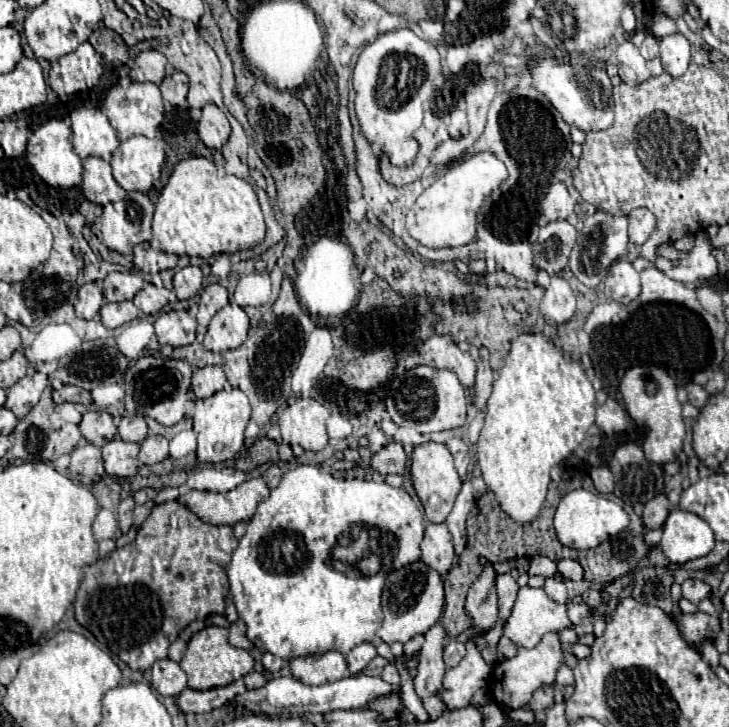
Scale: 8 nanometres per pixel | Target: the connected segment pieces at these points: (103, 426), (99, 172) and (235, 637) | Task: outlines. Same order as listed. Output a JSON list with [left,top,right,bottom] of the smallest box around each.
[[80,412,118,446],[82,158,128,206],[228,620,254,650]]

